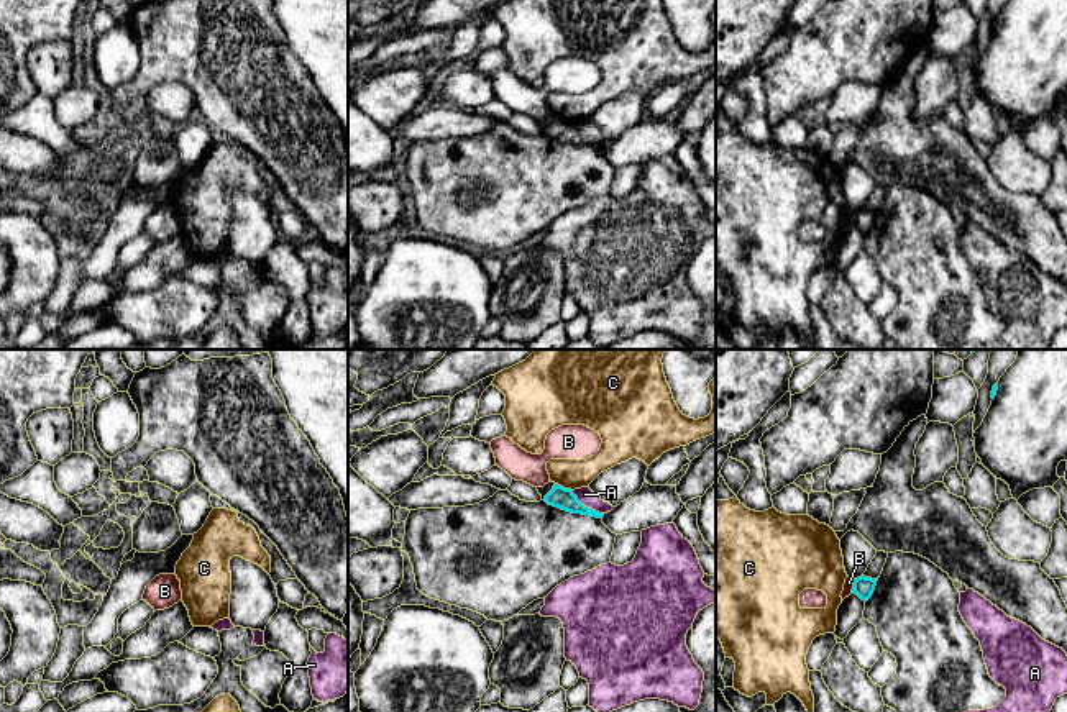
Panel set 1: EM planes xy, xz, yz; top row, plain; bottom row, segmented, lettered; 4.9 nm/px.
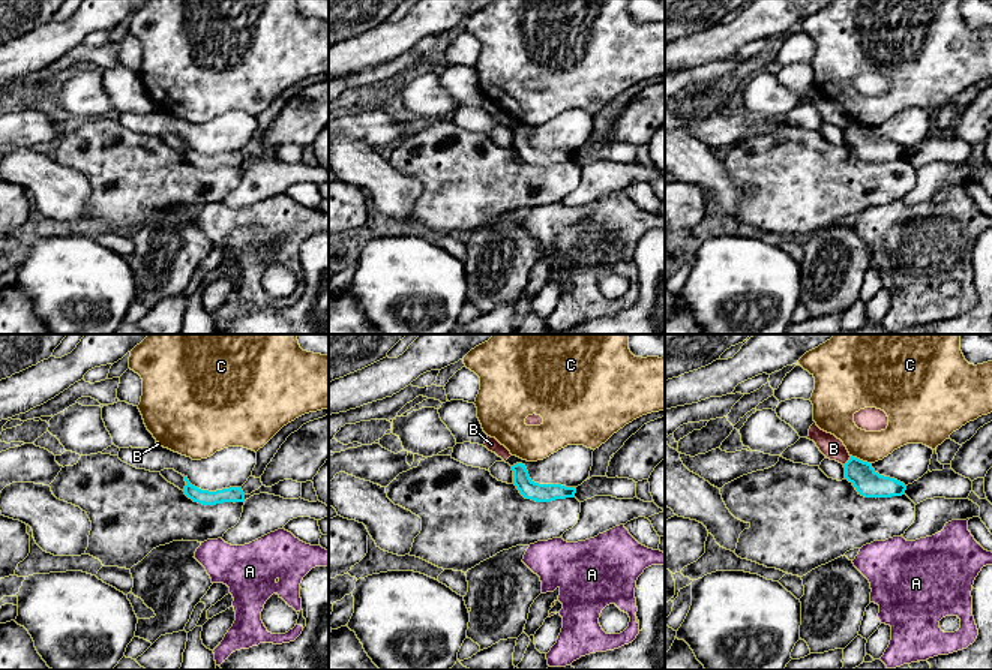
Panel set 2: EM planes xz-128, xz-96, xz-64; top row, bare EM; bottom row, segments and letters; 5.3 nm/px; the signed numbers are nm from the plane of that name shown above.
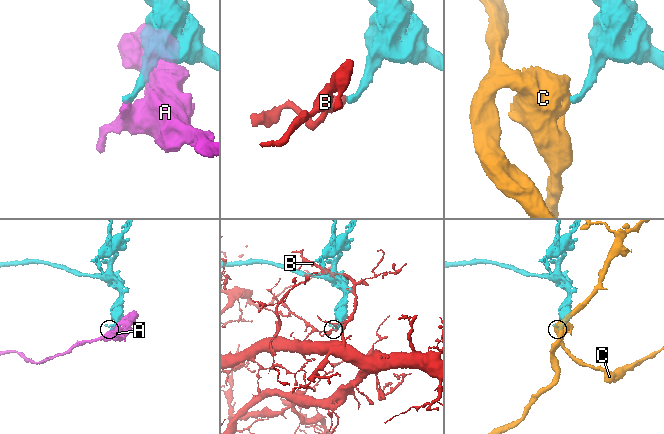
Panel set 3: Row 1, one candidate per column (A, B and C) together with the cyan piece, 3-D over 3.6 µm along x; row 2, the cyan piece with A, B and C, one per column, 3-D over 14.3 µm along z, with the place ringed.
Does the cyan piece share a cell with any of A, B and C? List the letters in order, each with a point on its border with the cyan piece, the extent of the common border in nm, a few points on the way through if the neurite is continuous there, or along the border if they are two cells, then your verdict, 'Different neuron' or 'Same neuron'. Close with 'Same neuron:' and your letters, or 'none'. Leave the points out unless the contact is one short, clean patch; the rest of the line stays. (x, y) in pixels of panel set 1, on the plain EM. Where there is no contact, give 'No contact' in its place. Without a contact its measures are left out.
A: Touches cyan at xz (586, 140). Shared border 200 nm. Boundary: xz (572, 123), (585, 138), (603, 146). Different neuron
B: Touches cyan at yz (854, 219). Shared border 70 nm. Boundary: yz (854, 212), (851, 225). Different neuron
C: Touches cyan at xz (563, 120). Shared border 100 nm. Boundary: xz (555, 115), (572, 123). Different neuron
Same neuron: none

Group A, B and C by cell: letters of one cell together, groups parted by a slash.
A / B / C

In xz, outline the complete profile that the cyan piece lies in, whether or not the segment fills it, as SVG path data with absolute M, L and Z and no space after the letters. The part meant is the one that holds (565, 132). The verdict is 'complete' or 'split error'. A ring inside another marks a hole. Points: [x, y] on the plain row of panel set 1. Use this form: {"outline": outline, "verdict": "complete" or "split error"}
{"outline": "M558 116L553 118L553 121L545 128L543 131L548 138L558 139L561 143L571 144L571 146L581 146L589 148L596 151L602 151L604 146L599 146L593 141L584 139L578 130L573 126L571 121L565 121Z", "verdict": "complete"}

